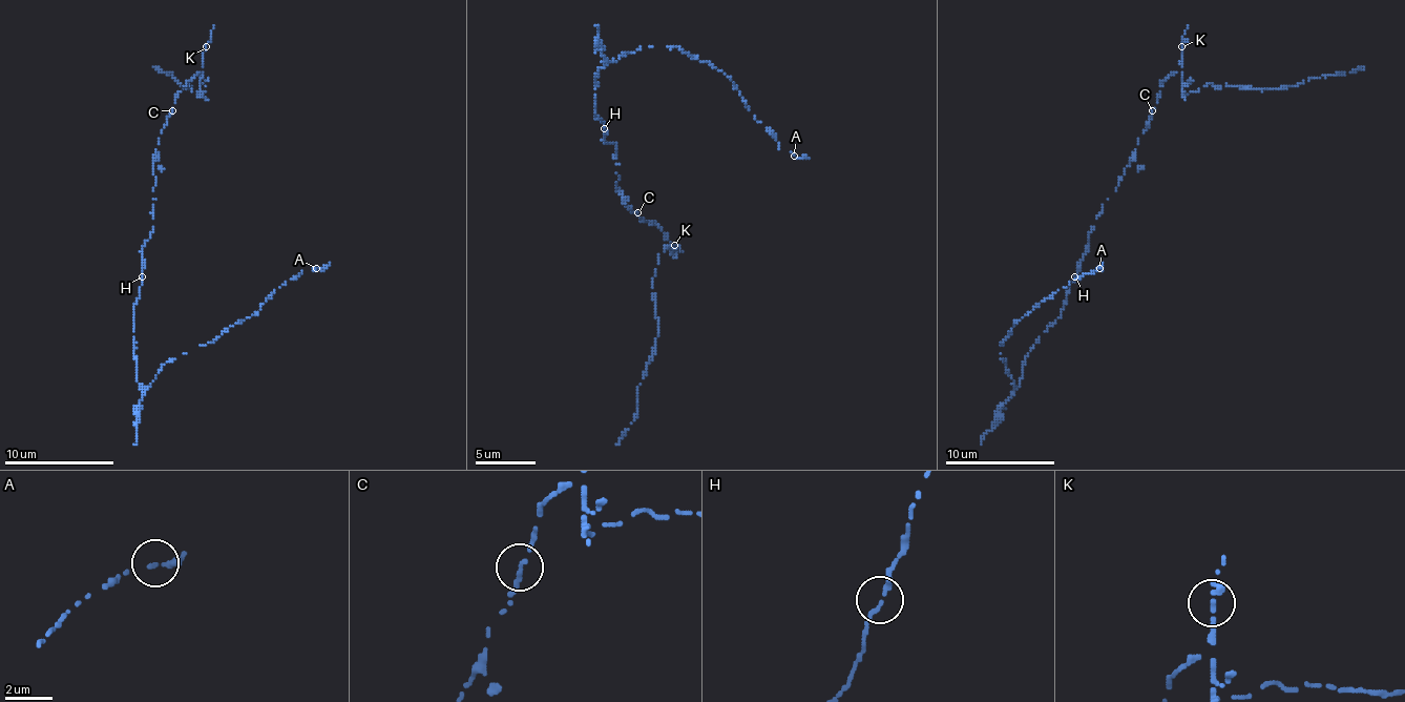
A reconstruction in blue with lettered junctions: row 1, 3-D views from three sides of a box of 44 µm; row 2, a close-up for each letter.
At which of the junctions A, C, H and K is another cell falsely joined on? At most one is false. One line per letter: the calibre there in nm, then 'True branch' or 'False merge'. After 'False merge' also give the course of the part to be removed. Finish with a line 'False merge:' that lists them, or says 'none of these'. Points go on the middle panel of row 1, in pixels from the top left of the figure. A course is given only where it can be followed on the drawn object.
A: Thickness 190 nm. True branch
C: Thickness 180 nm. True branch
H: Thickness 190 nm. True branch
K: Thickness 180 nm. False merge. Course of the part to remove: (673, 246), (668, 246), (658, 254), (655, 354), (637, 387), (637, 414), (616, 445)
False merge: K

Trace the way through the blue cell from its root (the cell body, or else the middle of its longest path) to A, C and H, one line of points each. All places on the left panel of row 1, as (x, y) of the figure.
A: (150, 238), (133, 307), (137, 382), (145, 387), (167, 362), (255, 315), (274, 290), (316, 268)
C: (150, 238), (155, 185), (153, 158), (167, 117), (172, 110)
H: (150, 238), (142, 249), (142, 276)

